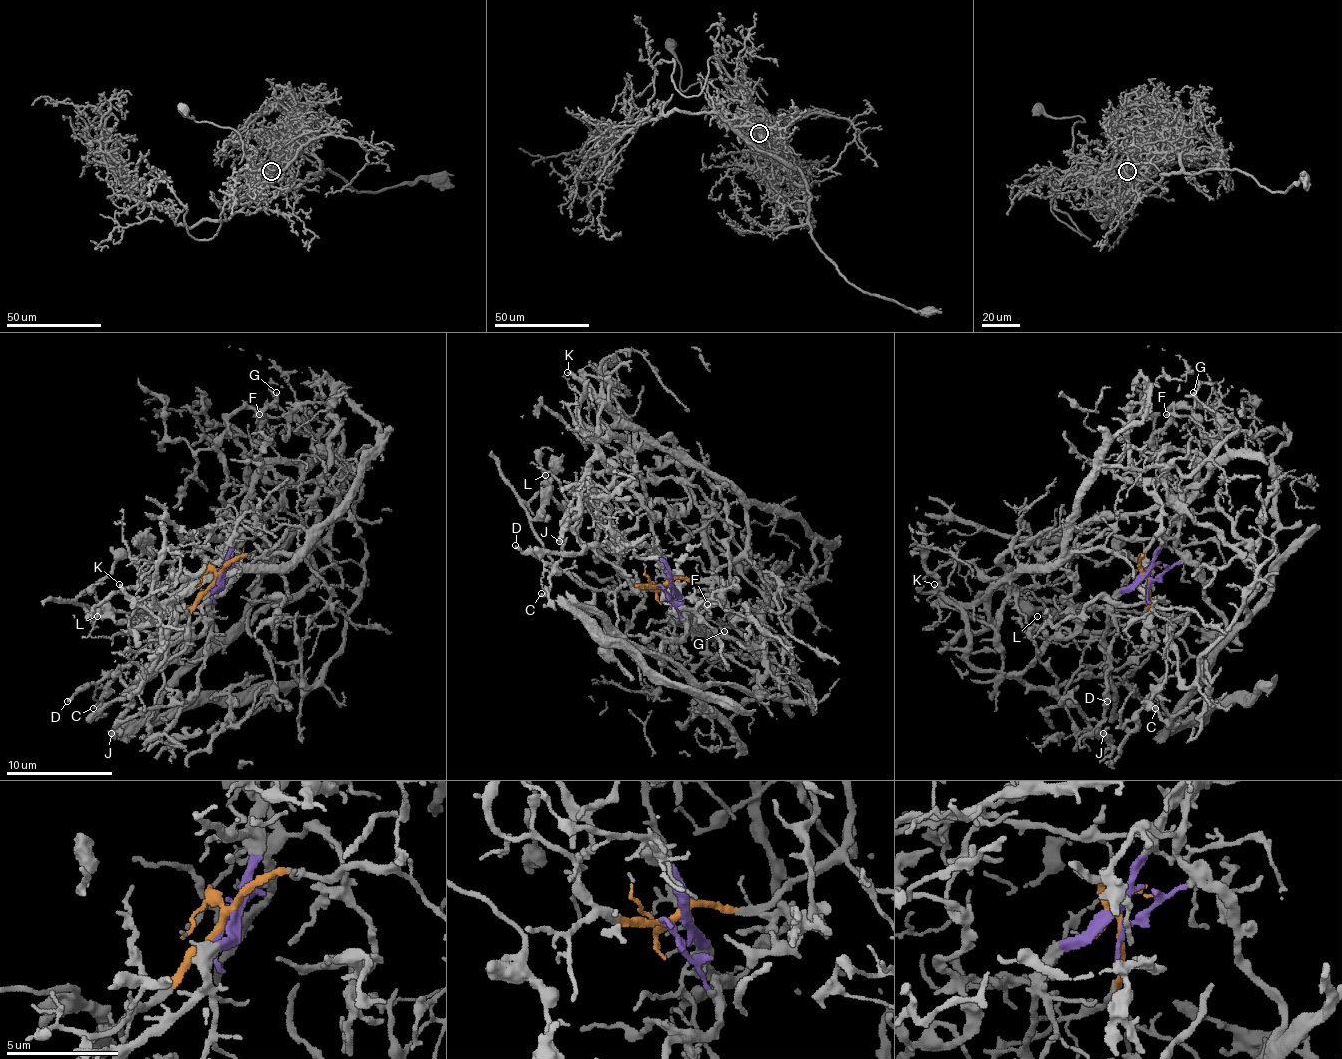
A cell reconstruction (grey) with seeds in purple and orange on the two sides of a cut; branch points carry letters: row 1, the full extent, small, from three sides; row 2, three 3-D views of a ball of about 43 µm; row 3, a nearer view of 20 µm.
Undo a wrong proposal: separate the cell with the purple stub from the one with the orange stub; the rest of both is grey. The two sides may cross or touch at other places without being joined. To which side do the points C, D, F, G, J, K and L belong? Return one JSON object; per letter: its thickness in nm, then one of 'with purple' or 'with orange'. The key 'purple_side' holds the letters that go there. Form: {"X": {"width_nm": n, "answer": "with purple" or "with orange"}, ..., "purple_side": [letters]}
{"C": {"width_nm": 130, "answer": "with orange"}, "D": {"width_nm": 200, "answer": "with orange"}, "F": {"width_nm": 170, "answer": "with purple"}, "G": {"width_nm": 200, "answer": "with purple"}, "J": {"width_nm": 240, "answer": "with purple"}, "K": {"width_nm": 240, "answer": "with orange"}, "L": {"width_nm": 240, "answer": "with orange"}, "purple_side": ["F", "G", "J"]}

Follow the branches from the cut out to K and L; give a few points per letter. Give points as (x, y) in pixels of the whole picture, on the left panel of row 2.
K: (215, 578), (241, 557), (297, 549), (276, 565), (209, 575), (191, 594), (169, 599), (137, 602), (119, 583)
L: (215, 578), (188, 610), (159, 631), (135, 629), (92, 637), (89, 631), (97, 615)

